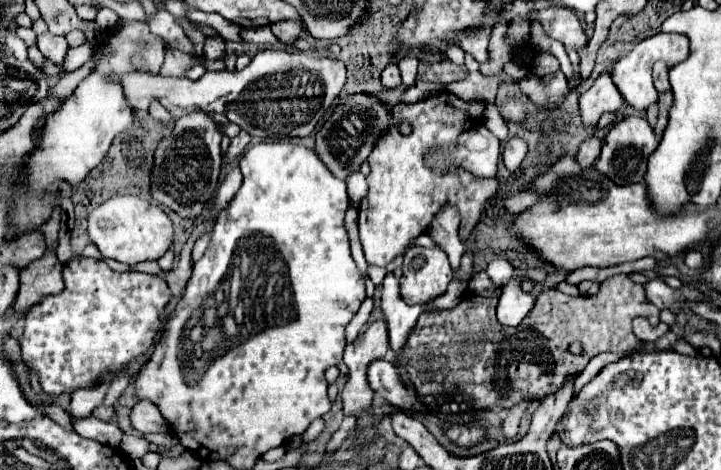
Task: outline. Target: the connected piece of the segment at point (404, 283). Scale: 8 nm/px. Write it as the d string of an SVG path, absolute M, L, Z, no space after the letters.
M412 245L404 253L400 295L410 305L430 301L446 291L452 277L454 271L442 249Z

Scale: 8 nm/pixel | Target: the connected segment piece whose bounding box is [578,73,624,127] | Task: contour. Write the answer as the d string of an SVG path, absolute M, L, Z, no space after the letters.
M602 73L594 85L580 95L580 117L584 127L596 127L598 119L606 111L618 111L624 105L624 99L608 73Z

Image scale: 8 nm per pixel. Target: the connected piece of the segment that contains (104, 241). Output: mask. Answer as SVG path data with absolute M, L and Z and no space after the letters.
M114 195L98 205L88 217L88 239L104 257L122 263L140 263L160 259L172 243L172 221L154 203L136 195Z

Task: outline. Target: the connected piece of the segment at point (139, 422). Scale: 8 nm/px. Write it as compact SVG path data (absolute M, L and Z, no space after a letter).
M142 399L134 405L132 409L132 425L140 433L166 433L168 431L168 421L160 415L160 409L156 403Z

